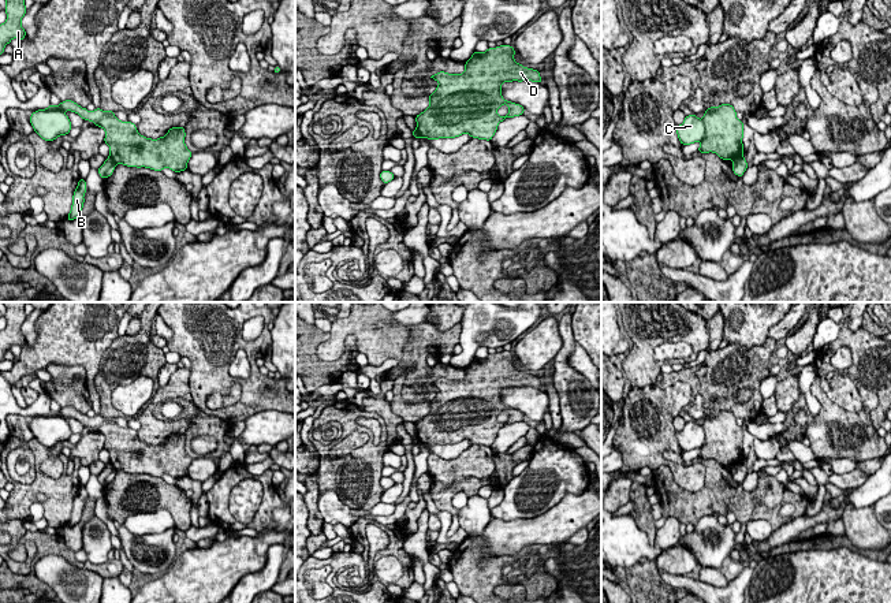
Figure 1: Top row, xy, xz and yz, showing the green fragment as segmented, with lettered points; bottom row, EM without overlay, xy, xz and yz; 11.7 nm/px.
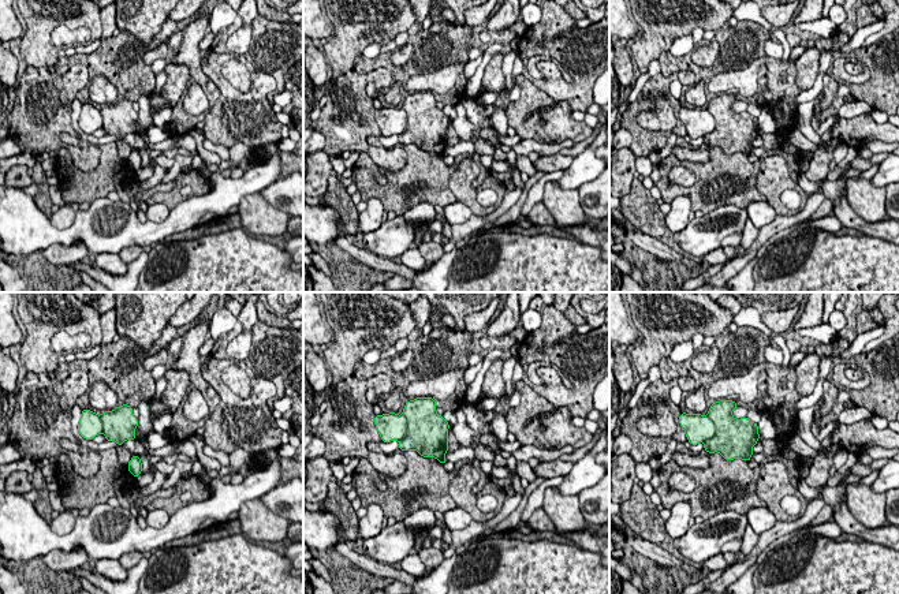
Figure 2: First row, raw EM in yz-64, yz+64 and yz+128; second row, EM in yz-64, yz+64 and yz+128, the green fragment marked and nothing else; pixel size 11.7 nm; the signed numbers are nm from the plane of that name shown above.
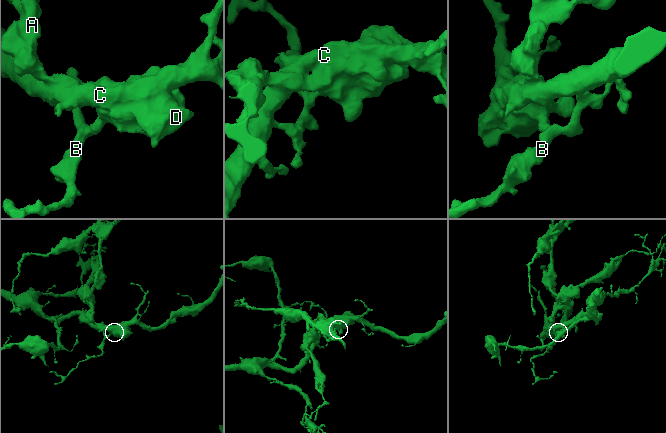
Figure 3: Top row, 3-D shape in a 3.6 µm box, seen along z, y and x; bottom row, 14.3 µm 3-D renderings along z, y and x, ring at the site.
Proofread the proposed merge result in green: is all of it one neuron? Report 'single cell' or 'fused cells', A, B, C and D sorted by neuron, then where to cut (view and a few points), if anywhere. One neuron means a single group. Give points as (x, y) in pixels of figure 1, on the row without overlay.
fused cells; groups A D / B C; cut yz (703, 425), (704, 443), (700, 447)

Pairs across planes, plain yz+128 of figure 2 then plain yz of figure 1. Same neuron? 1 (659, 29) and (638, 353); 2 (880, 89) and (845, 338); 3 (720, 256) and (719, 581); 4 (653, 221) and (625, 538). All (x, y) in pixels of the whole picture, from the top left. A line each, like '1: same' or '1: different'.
1: same
2: same
3: same
4: different

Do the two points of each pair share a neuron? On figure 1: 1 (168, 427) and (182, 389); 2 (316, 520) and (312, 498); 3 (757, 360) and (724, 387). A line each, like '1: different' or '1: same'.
1: same
2: same
3: same

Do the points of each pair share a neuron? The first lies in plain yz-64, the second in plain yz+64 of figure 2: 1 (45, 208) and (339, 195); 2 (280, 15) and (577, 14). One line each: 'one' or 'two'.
1: one
2: one

